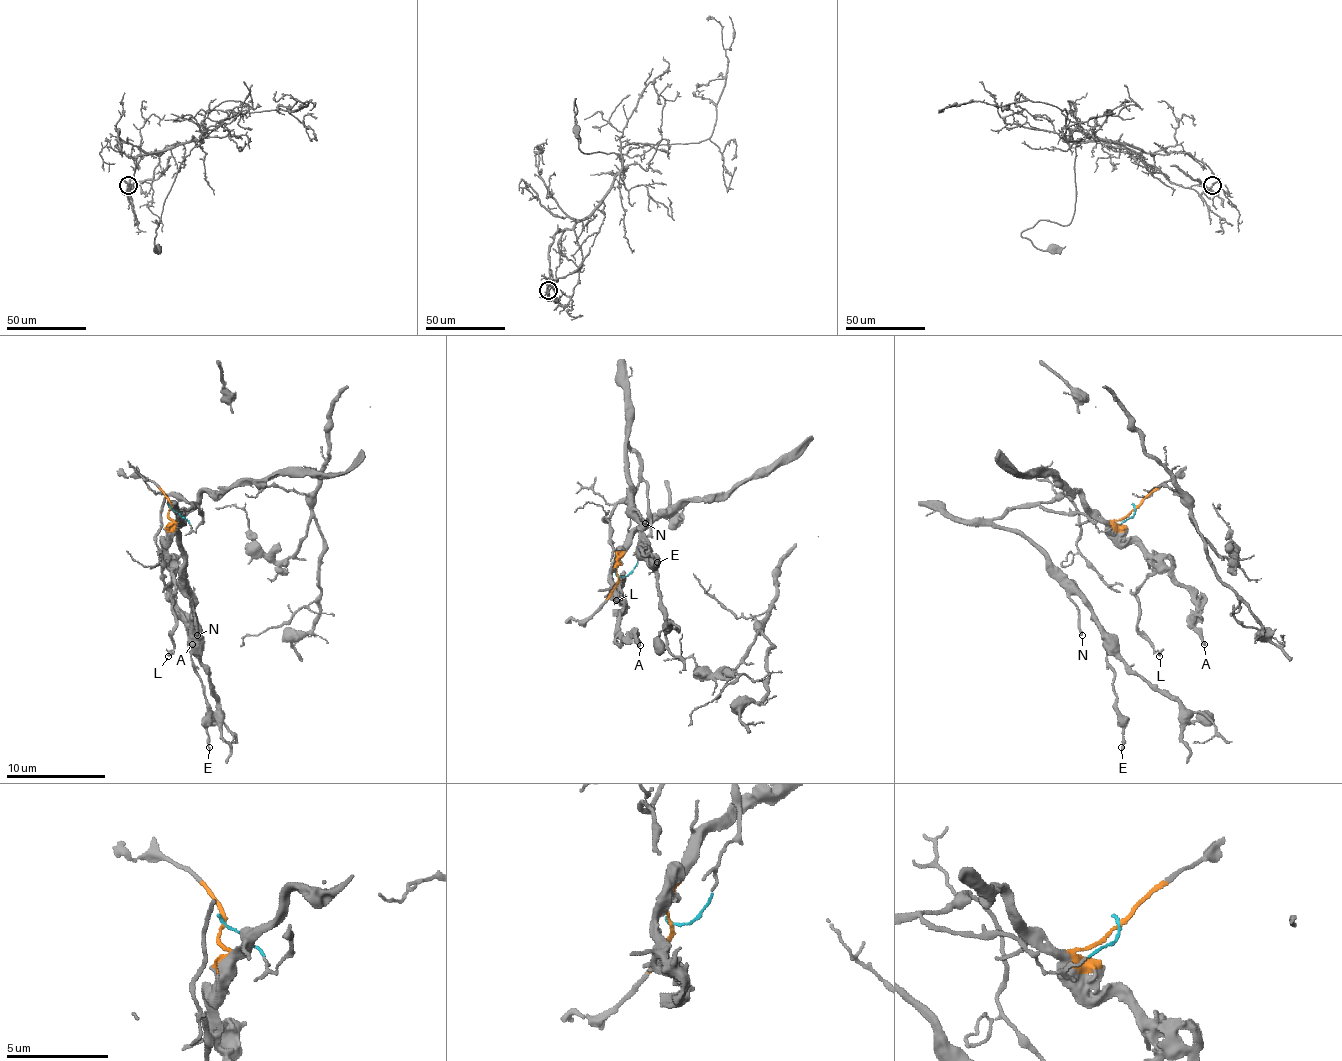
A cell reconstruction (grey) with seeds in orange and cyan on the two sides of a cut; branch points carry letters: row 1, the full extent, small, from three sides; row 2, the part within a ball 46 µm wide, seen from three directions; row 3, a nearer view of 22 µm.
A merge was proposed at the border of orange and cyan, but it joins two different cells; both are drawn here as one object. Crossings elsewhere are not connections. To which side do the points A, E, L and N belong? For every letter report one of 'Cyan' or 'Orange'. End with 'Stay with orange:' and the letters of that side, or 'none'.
A: Orange
E: Cyan
L: Orange
N: Cyan
Stay with orange: A, L

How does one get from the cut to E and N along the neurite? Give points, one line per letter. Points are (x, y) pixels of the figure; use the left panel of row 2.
E: (170, 508), (193, 531), (202, 513), (193, 506), (180, 513), (178, 548), (210, 748)
N: (170, 508), (193, 531), (202, 513), (193, 506), (178, 521), (183, 587), (195, 612), (197, 634)

